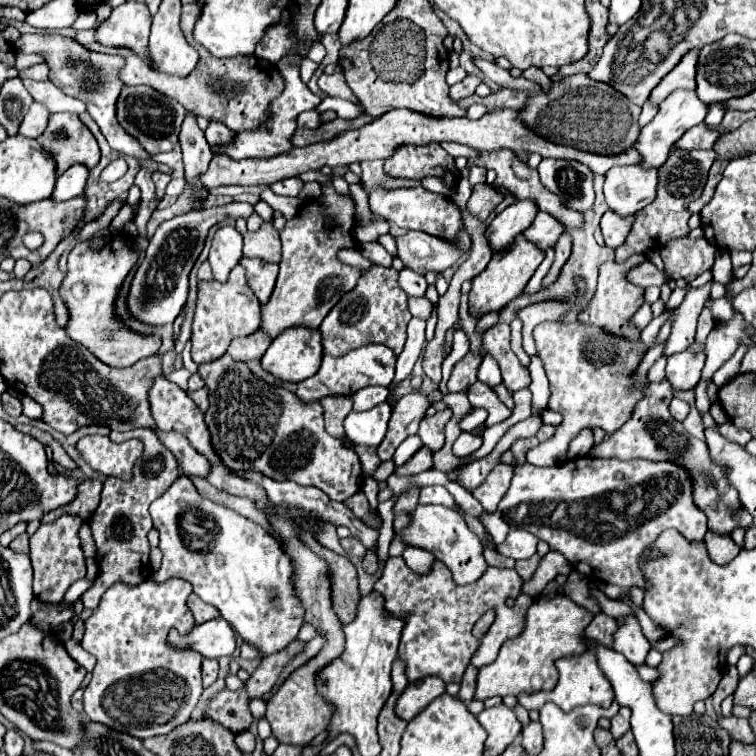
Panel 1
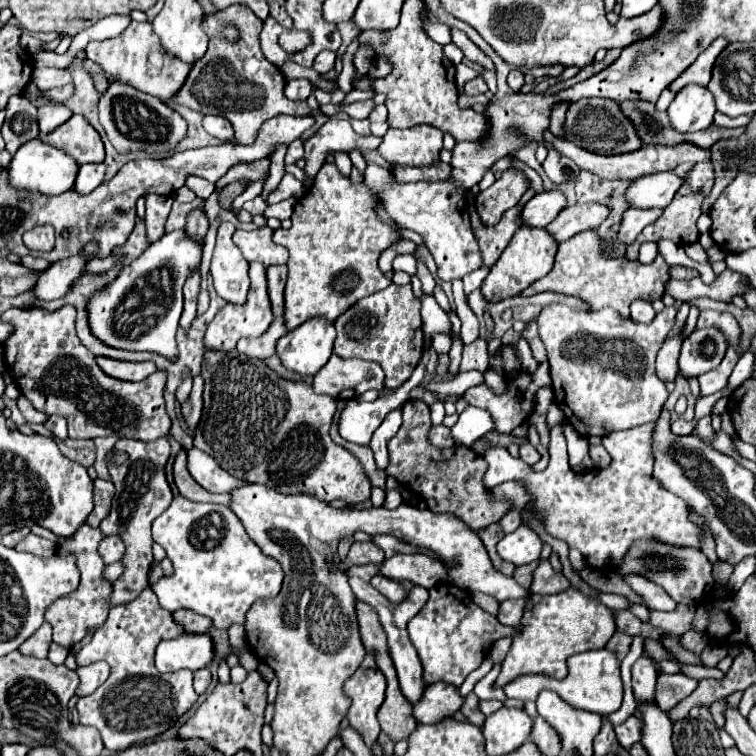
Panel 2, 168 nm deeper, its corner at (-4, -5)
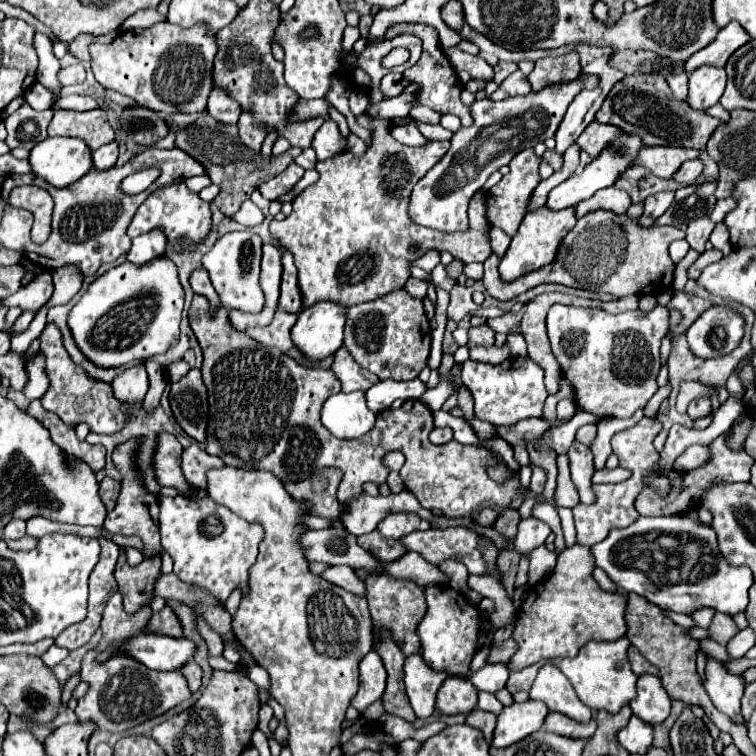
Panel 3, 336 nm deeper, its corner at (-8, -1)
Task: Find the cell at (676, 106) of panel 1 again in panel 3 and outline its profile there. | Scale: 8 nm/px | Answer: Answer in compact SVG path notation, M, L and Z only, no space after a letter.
M702 65L690 75L688 105L698 111L706 111L720 101L726 87L726 71L714 65Z

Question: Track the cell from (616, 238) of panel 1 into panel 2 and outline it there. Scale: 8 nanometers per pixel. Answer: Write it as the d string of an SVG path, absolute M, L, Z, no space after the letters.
M628 209L622 219L620 219L620 229L618 229L618 243L630 245L636 241L640 231L654 223L662 215L662 209Z

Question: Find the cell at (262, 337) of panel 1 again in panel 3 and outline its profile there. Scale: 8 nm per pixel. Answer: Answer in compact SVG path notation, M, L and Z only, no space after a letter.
M278 309L274 313L274 319L272 319L270 325L266 325L266 327L250 327L250 329L246 329L246 333L252 339L260 341L262 345L276 347L276 349L280 349L280 351L286 353L294 345L292 337L290 337L290 329L294 327L296 319L298 319L298 315Z

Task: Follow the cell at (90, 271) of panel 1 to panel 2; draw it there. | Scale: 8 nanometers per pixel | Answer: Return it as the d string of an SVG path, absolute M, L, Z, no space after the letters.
M96 357L96 363L100 365L100 369L116 379L124 379L124 381L142 381L144 377L152 375L158 371L154 361L142 361L142 363L134 363L134 361L118 361L118 359L110 359L110 357Z

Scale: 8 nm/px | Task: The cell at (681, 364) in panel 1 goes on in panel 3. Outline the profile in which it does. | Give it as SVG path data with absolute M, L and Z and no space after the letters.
M712 305L686 331L694 355L702 359L722 357L734 351L744 337L744 319L726 305Z

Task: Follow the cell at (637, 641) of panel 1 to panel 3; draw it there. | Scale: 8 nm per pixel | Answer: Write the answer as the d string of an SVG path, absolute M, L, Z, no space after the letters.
M644 675L638 679L638 697L630 703L632 713L648 725L666 721L670 715L670 697L662 687L660 677Z

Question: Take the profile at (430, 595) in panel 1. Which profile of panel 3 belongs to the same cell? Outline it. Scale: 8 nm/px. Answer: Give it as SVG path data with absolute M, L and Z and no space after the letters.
M446 585L426 587L428 611L418 625L418 635L422 641L422 657L436 671L448 671L450 675L466 677L470 669L470 659L476 651L478 637L478 609L474 609L466 595L454 591Z

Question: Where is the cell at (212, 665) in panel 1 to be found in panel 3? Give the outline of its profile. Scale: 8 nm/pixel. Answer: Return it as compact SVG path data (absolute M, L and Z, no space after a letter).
M188 661L186 665L182 665L182 667L180 667L180 673L186 677L186 681L188 681L188 689L190 689L192 693L196 693L196 691L198 691L198 687L200 687L202 669L200 669L194 661Z

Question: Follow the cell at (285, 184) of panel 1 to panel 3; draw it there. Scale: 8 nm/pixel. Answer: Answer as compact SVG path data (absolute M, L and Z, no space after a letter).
M290 163L286 171L282 171L280 175L276 175L274 179L262 183L262 185L258 187L258 191L260 191L262 197L266 197L268 201L274 201L276 197L288 193L288 191L300 181L302 175L304 175L304 169L302 169L300 165L296 165L296 163Z

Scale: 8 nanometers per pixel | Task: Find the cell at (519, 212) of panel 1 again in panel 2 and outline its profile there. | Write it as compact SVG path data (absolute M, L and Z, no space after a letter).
M560 191L538 193L524 205L520 213L520 225L546 227L564 207L566 207L566 197Z

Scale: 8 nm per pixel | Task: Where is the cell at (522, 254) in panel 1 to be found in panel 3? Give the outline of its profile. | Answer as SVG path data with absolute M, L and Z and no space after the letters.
M546 205L540 209L534 209L530 213L526 213L526 217L522 219L522 225L518 229L518 233L512 237L512 243L508 247L508 251L504 253L502 261L500 261L500 275L502 279L518 279L524 273L536 271L548 263L554 261L556 257L556 249L562 241L562 237L576 225L576 209L574 207L566 207L560 211L552 211Z

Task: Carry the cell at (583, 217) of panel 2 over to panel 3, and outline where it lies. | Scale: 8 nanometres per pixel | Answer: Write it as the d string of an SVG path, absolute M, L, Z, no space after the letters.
M608 187L608 189L596 191L590 199L576 205L576 215L582 217L584 213L590 213L592 209L608 209L614 213L626 213L630 205L632 205L632 201L626 191L616 189L616 187Z

